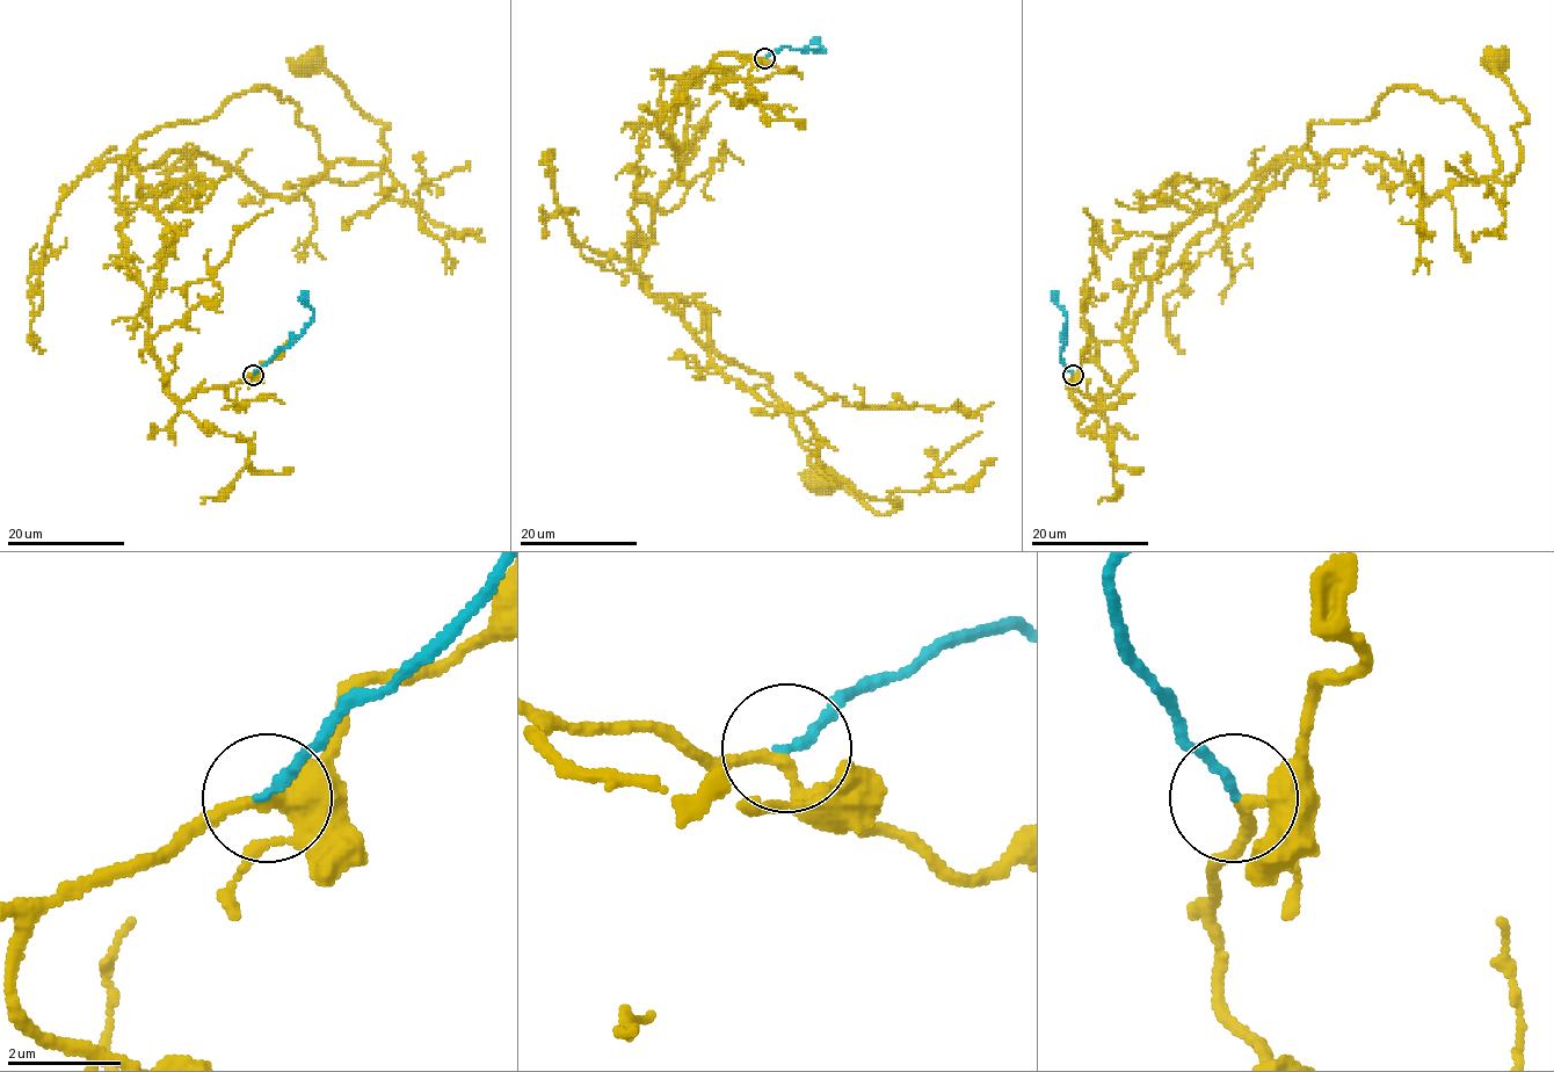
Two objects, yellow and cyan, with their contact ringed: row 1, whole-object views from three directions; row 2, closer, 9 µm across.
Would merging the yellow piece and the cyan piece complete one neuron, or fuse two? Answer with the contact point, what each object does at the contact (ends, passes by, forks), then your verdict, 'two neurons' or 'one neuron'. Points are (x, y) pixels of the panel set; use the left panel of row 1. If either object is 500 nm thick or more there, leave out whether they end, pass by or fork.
at (253, 375); yellow passes by; cyan ends there; one neuron

